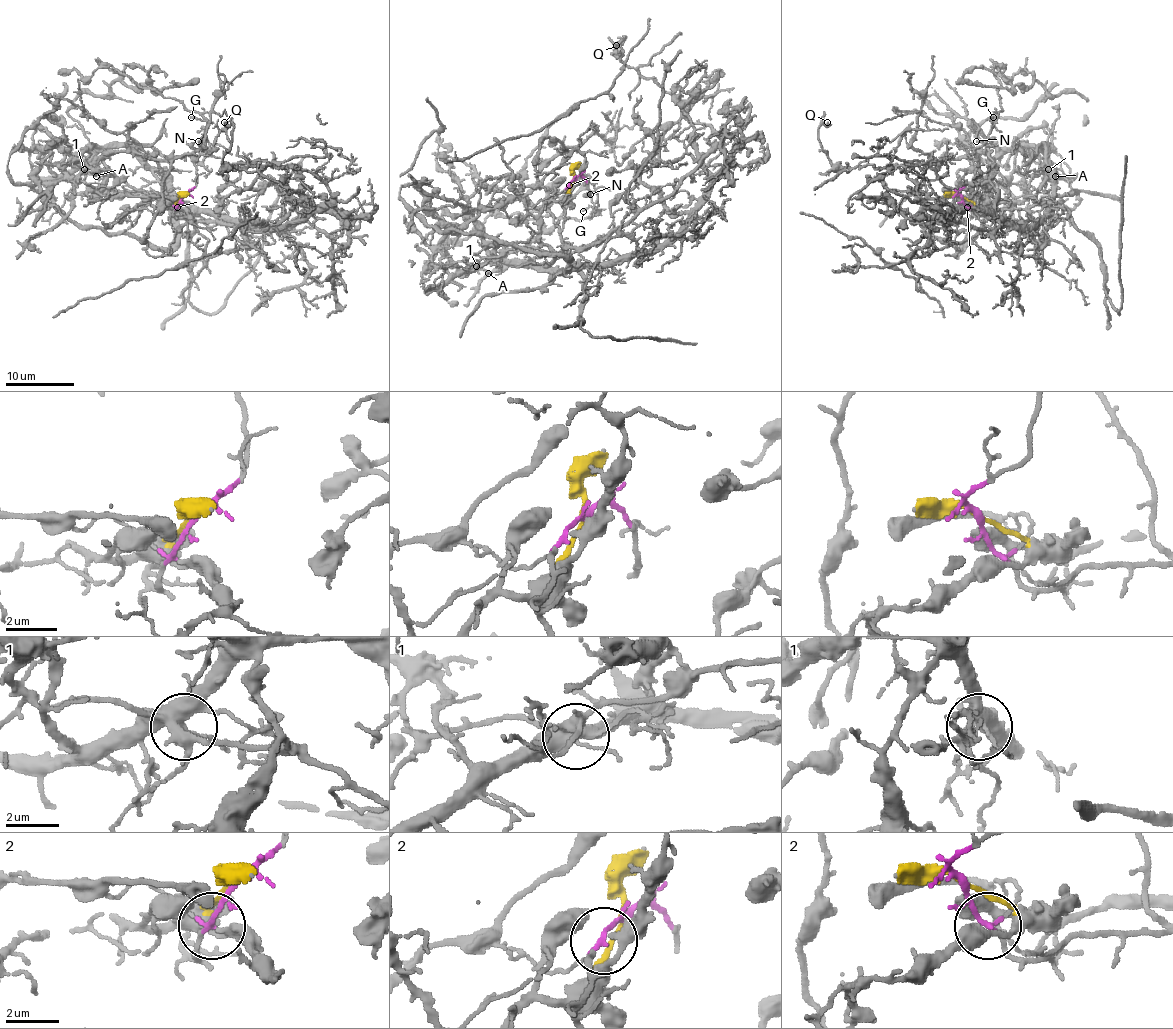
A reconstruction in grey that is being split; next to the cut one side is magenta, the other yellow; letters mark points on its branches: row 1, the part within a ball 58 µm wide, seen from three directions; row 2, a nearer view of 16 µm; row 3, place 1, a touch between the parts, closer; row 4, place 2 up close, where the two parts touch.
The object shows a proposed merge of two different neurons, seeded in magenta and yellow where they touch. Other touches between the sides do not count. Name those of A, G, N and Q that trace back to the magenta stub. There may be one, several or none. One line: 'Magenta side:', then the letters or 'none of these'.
Magenta side: G, N, Q

